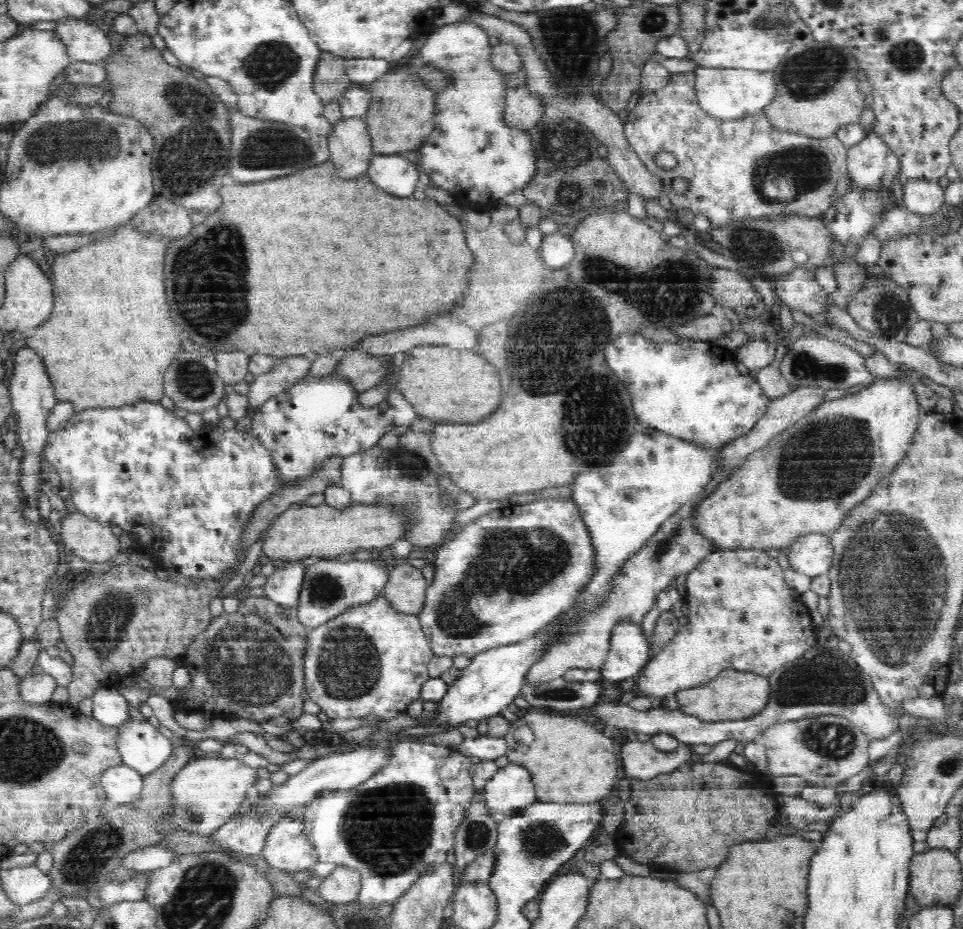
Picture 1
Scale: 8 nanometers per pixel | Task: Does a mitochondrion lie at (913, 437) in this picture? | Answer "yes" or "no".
no

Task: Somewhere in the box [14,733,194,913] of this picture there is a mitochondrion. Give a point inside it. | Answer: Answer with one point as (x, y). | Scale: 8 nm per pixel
(85, 859)

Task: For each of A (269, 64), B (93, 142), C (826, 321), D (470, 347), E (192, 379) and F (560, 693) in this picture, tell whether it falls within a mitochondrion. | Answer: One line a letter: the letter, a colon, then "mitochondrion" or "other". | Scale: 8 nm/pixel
A: mitochondrion
B: mitochondrion
C: other
D: other
E: mitochondrion
F: mitochondrion

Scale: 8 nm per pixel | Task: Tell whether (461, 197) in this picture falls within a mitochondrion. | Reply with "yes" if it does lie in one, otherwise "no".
no

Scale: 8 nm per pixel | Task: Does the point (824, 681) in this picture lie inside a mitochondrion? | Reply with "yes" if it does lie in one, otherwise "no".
yes

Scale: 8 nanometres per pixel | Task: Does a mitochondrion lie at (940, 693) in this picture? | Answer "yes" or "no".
no

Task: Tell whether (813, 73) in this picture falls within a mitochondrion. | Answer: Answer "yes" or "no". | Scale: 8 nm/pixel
yes

